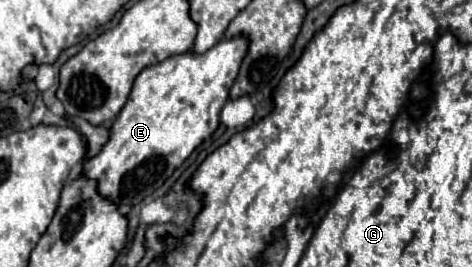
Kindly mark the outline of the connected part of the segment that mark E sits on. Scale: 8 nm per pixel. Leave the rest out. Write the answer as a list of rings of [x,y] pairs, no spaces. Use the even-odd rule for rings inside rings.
[[[237,34],[233,38],[219,40],[213,48],[203,54],[193,50],[185,54],[169,56],[167,60],[147,66],[133,84],[131,96],[117,120],[111,126],[111,138],[103,146],[103,150],[89,160],[83,160],[83,172],[87,178],[95,178],[99,182],[99,192],[109,200],[121,206],[121,212],[129,212],[135,204],[139,204],[145,196],[153,194],[173,172],[191,156],[191,152],[213,136],[219,128],[219,112],[223,104],[229,100],[229,90],[239,74],[241,62],[249,50],[249,38],[245,34]]]

